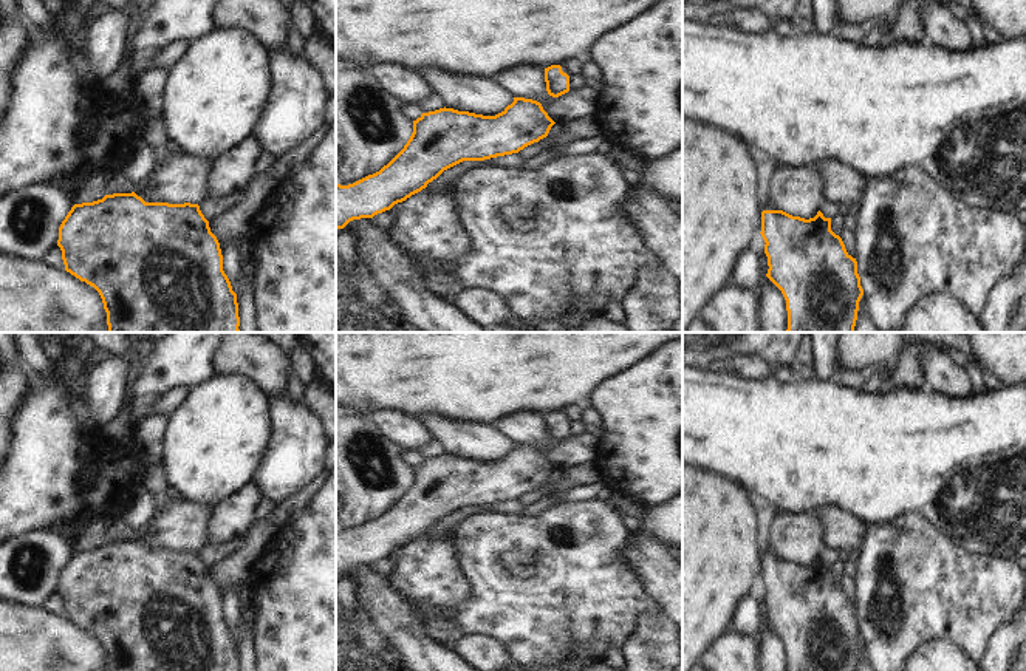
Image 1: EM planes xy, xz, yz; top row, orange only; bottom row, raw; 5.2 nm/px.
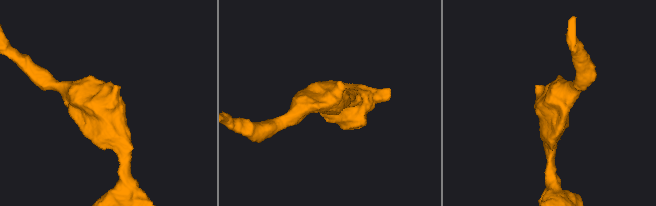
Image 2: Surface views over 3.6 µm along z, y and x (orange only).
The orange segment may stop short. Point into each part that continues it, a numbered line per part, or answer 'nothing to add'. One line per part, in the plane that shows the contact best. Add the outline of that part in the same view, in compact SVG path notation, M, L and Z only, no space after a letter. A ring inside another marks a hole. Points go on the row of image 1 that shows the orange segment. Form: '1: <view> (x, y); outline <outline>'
1: yz (768, 203); outline M771 195L761 198L761 210L778 210Z

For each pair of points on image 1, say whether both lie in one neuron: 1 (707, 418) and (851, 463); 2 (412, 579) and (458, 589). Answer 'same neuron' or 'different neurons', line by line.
1: same neuron
2: same neuron

